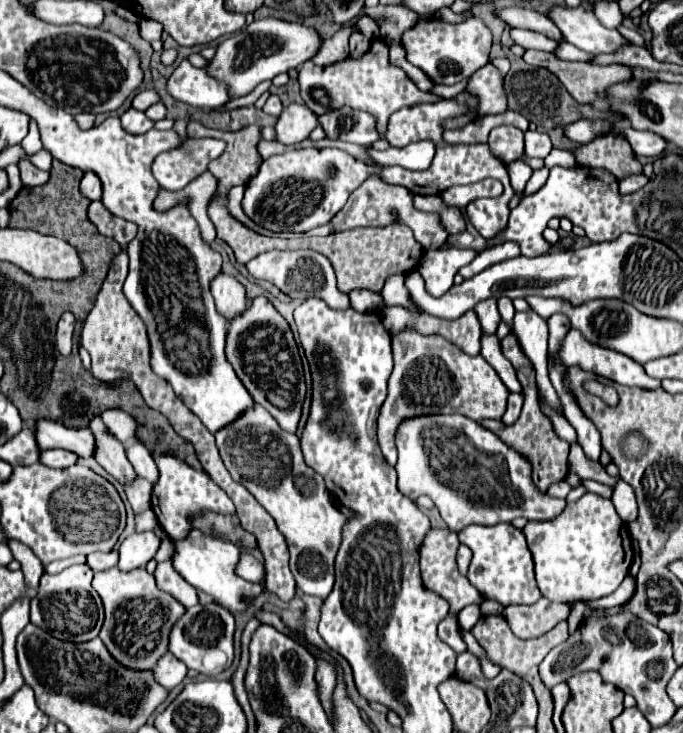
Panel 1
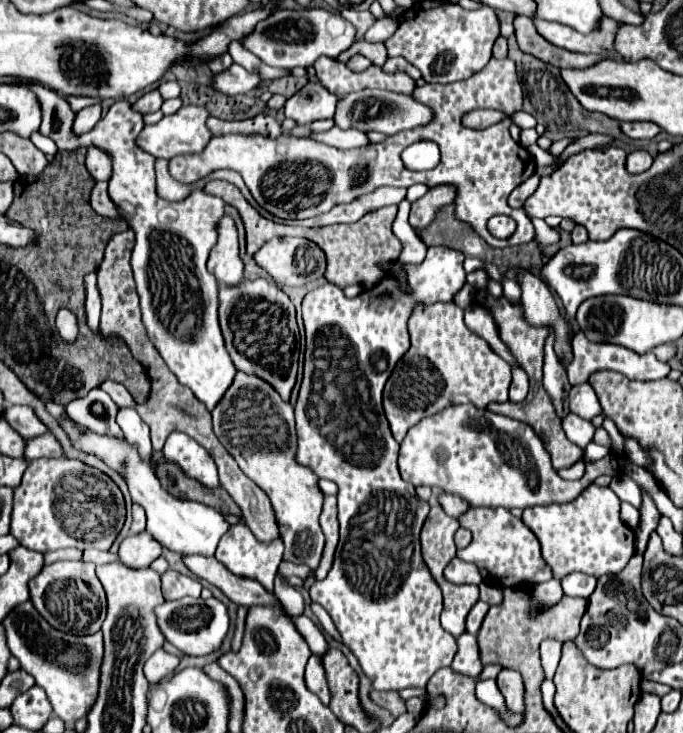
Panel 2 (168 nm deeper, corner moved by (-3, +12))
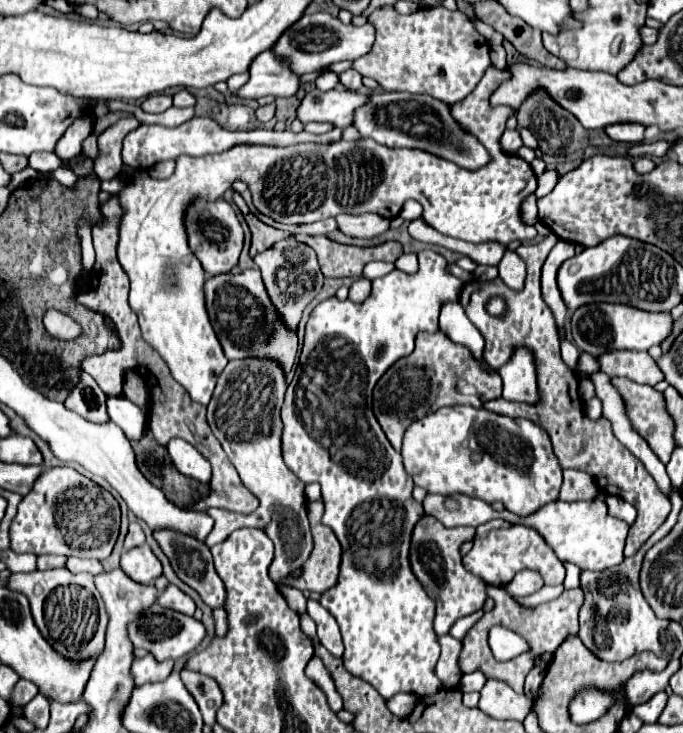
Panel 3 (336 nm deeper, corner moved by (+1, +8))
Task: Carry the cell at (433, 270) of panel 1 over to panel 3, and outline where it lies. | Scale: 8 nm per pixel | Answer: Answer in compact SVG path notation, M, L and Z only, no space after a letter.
M423 250L423 254L419 254L417 274L405 274L395 268L387 276L373 280L373 290L365 302L341 302L335 296L321 302L307 322L299 366L281 408L283 460L303 482L321 484L325 502L323 524L335 532L343 546L339 582L329 588L319 602L335 616L341 628L345 642L345 668L353 676L371 684L383 698L391 698L393 694L407 690L415 691L420 697L431 696L442 687L433 672L441 652L433 632L435 604L421 588L421 582L413 576L409 566L411 532L423 516L423 506L411 496L413 480L405 472L401 454L393 450L373 416L371 392L391 364L413 352L419 330L437 330L441 304L445 300L459 298L463 282L447 274L445 268L447 262L441 254Z

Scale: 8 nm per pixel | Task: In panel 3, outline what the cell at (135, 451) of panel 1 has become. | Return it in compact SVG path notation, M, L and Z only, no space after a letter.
M107 398L107 412L109 418L123 428L129 440L139 440L145 428L145 414L143 410L127 398Z

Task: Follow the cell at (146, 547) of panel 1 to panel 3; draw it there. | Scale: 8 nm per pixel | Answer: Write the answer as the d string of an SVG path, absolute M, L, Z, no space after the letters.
M147 544L123 552L121 568L129 578L133 578L139 584L153 584L153 580L163 574L161 562L157 560L157 556L151 552Z

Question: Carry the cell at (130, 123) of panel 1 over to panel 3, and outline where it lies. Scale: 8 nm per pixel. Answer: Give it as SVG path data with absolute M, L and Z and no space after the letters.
M153 94L153 96L149 96L149 98L141 104L141 108L143 108L143 112L161 114L161 112L165 112L167 108L171 108L171 104L173 104L173 98L171 98L171 96L167 96L167 94Z

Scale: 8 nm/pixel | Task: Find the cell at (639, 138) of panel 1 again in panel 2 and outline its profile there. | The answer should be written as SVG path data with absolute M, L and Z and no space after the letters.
M621 122L621 130L633 140L651 140L661 132L661 128L653 122Z

